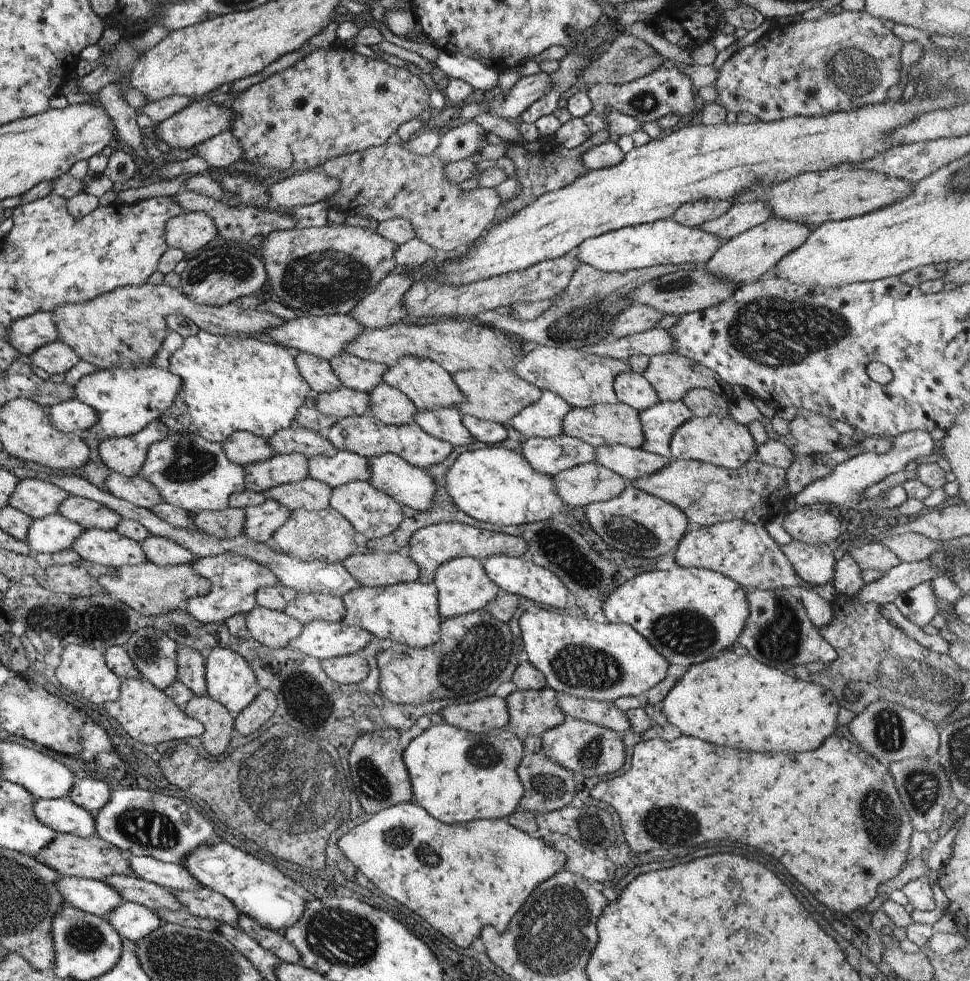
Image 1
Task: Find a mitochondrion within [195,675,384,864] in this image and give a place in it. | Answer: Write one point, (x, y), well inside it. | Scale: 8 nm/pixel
(334, 797)

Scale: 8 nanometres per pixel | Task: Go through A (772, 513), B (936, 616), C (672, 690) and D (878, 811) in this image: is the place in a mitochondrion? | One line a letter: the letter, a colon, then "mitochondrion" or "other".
A: other
B: other
C: other
D: mitochondrion

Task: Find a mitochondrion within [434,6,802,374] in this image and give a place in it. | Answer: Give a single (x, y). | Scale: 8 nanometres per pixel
(580, 324)

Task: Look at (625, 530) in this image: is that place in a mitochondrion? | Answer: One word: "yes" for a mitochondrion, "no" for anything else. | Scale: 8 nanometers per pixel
yes

